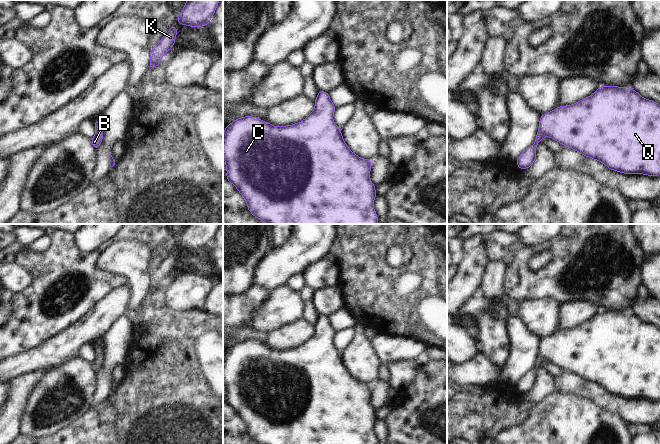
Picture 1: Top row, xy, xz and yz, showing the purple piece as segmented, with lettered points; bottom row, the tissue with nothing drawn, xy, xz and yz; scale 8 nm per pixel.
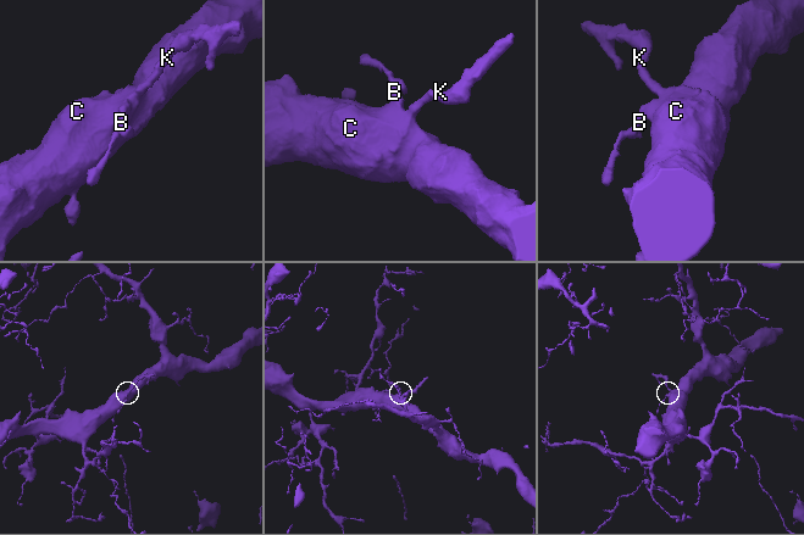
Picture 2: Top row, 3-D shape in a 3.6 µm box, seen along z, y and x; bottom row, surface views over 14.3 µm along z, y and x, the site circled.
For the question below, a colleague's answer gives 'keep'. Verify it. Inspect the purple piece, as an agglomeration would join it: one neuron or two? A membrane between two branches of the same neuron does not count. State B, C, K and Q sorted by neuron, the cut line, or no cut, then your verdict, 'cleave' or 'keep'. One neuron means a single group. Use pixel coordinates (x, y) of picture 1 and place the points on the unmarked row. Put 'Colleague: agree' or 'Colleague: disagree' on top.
Colleague: agree
B C K Q | no cut | keep

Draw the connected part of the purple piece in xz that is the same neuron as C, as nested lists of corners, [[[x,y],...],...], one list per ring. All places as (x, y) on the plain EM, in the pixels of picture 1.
[[[319,315],[315,323],[315,333],[302,346],[288,350],[275,351],[256,341],[246,340],[234,344],[225,351],[223,359],[223,382],[226,387],[226,403],[231,406],[244,421],[247,432],[256,442],[260,444],[378,444],[373,432],[373,425],[377,420],[376,409],[372,408],[369,402],[371,395],[371,384],[362,383],[354,378],[343,364],[339,351],[333,346],[335,329],[329,322],[329,317]]]

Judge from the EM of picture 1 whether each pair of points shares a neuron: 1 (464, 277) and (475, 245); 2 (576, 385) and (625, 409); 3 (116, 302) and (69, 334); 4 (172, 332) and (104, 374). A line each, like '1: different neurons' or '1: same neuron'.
1: same neuron
2: same neuron
3: same neuron
4: different neurons

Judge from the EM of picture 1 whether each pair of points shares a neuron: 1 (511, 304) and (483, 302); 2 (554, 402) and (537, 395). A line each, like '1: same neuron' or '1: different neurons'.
1: same neuron
2: different neurons

